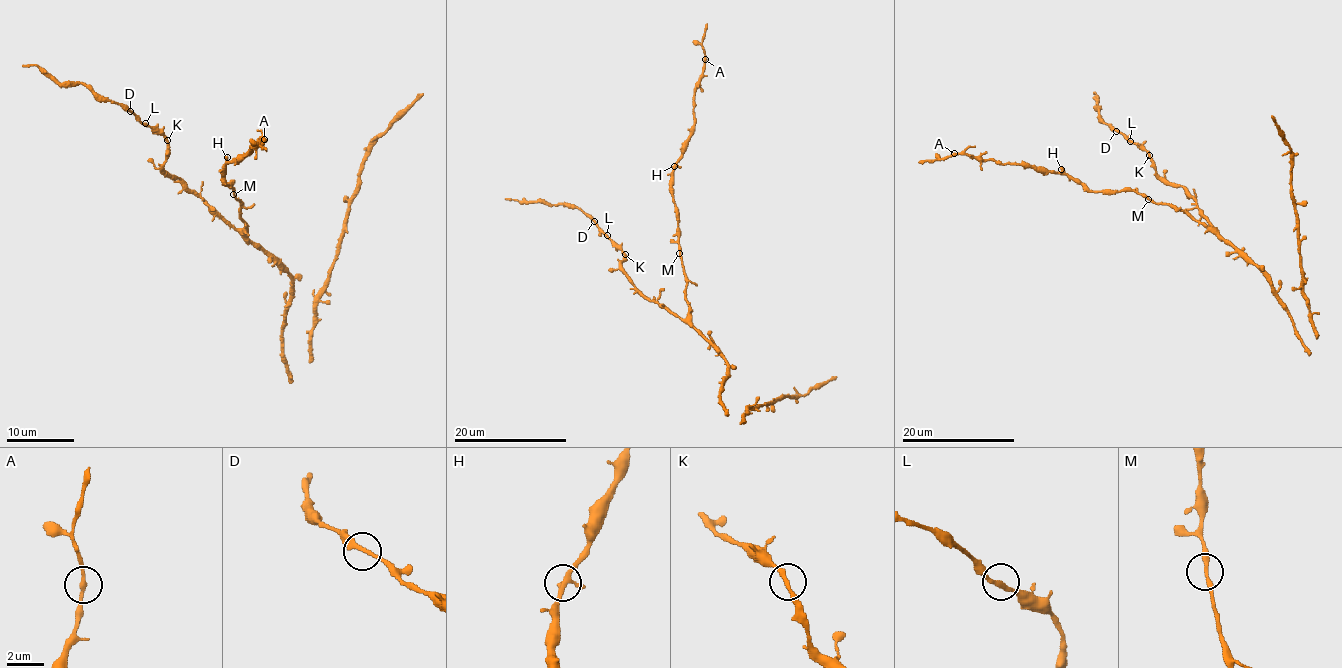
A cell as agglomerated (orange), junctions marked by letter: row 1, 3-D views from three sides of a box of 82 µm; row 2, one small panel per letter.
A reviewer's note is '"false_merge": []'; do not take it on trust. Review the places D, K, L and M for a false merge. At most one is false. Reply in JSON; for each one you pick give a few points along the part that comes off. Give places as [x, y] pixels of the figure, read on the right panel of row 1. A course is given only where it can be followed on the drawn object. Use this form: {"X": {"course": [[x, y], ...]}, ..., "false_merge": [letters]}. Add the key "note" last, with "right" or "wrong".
{"false_merge": [], "note": "right"}

